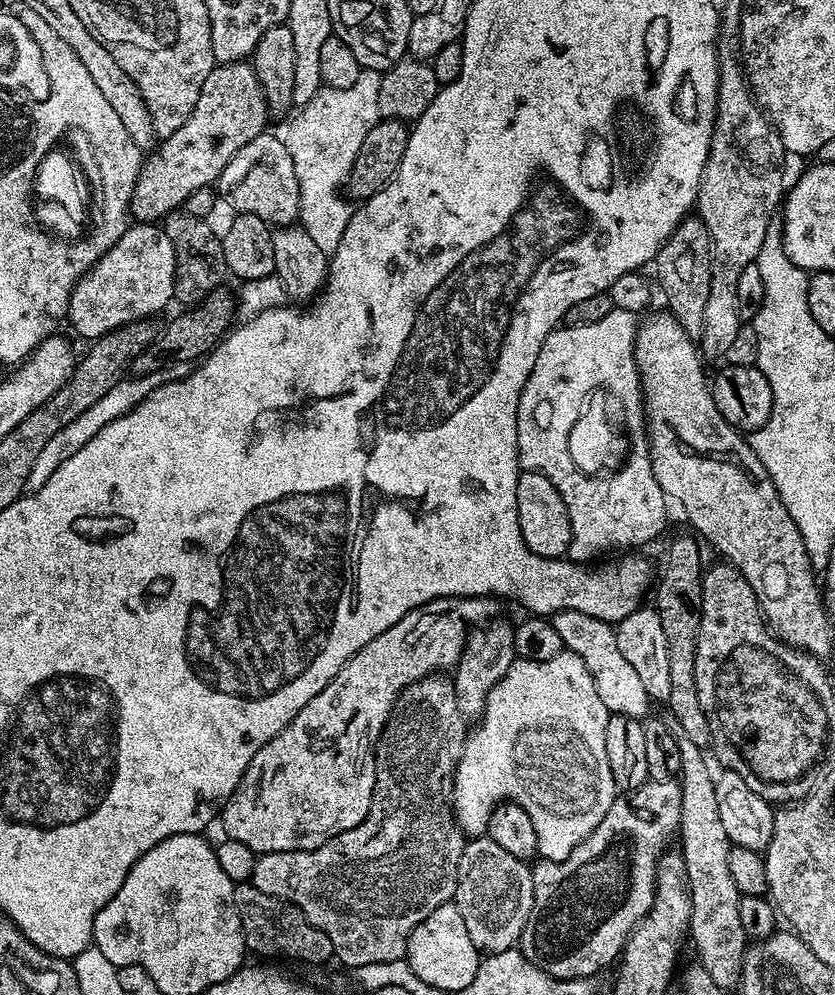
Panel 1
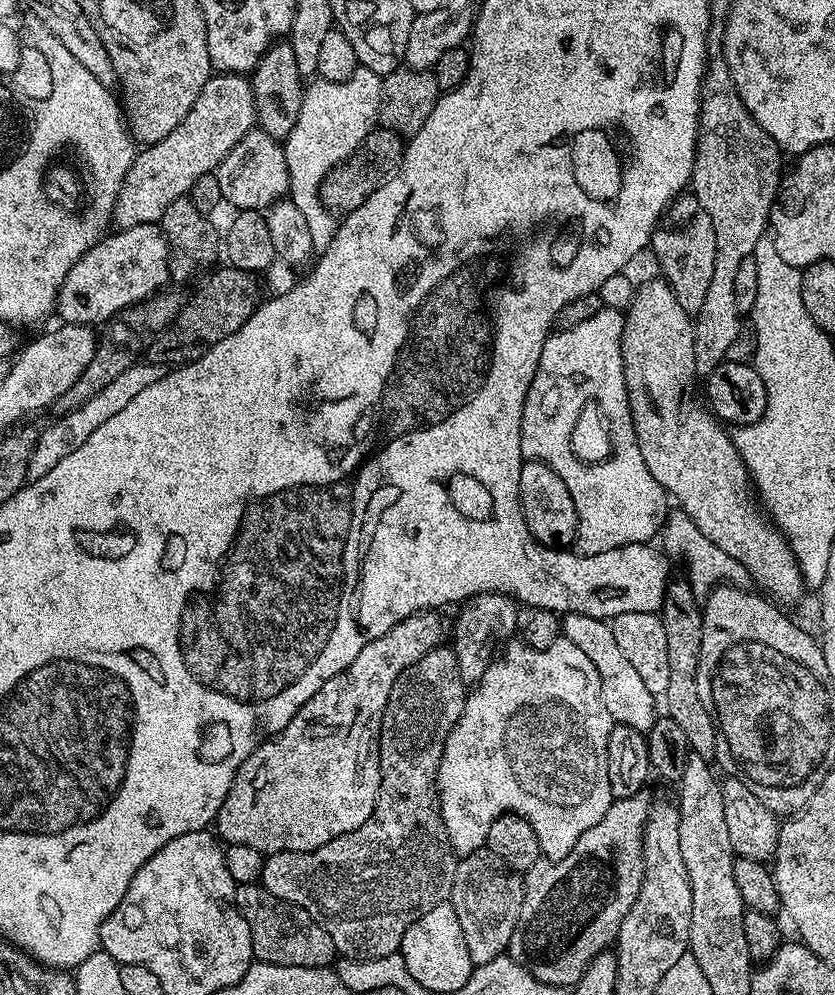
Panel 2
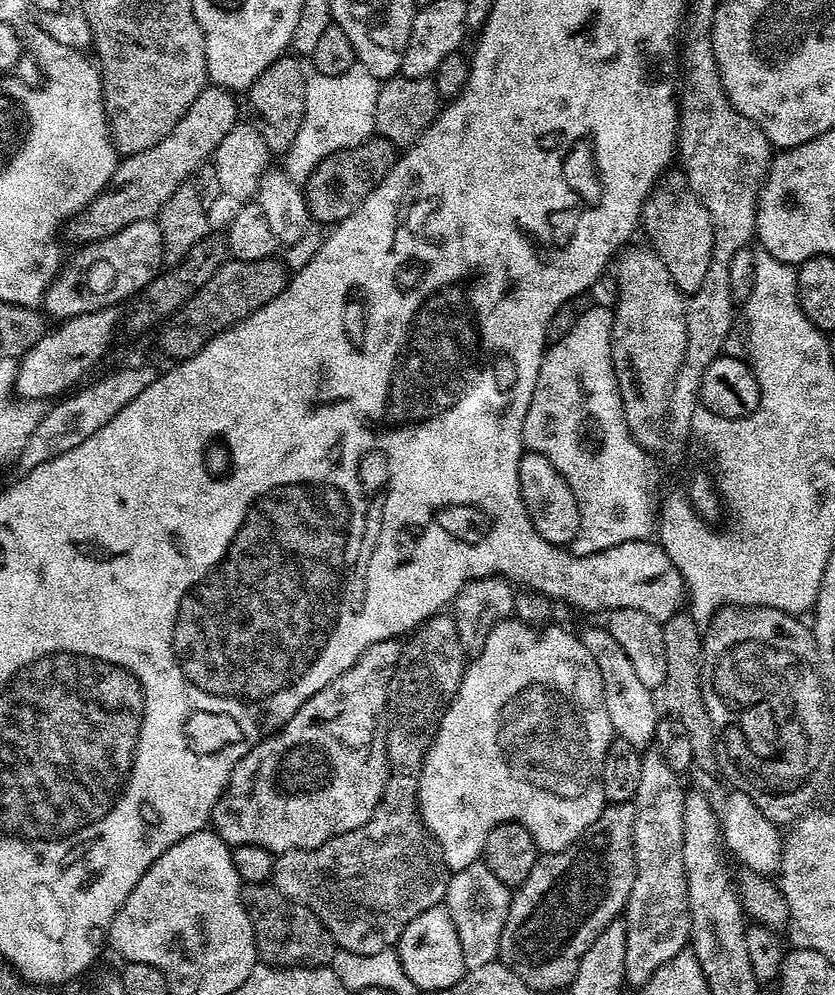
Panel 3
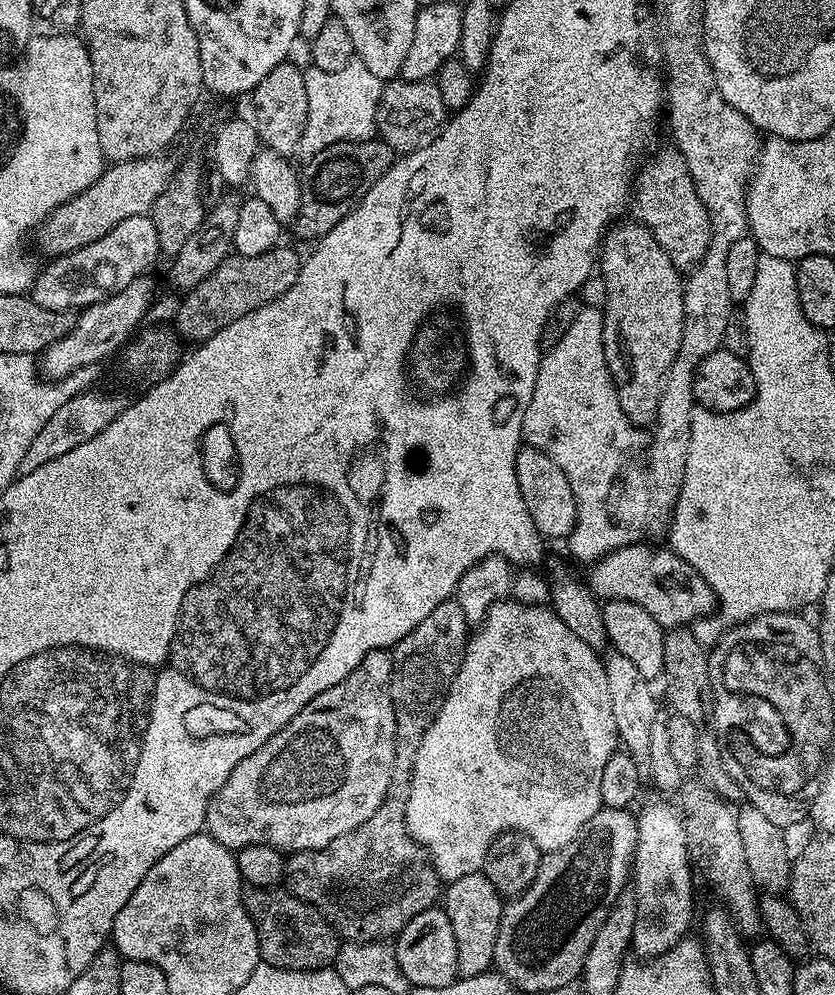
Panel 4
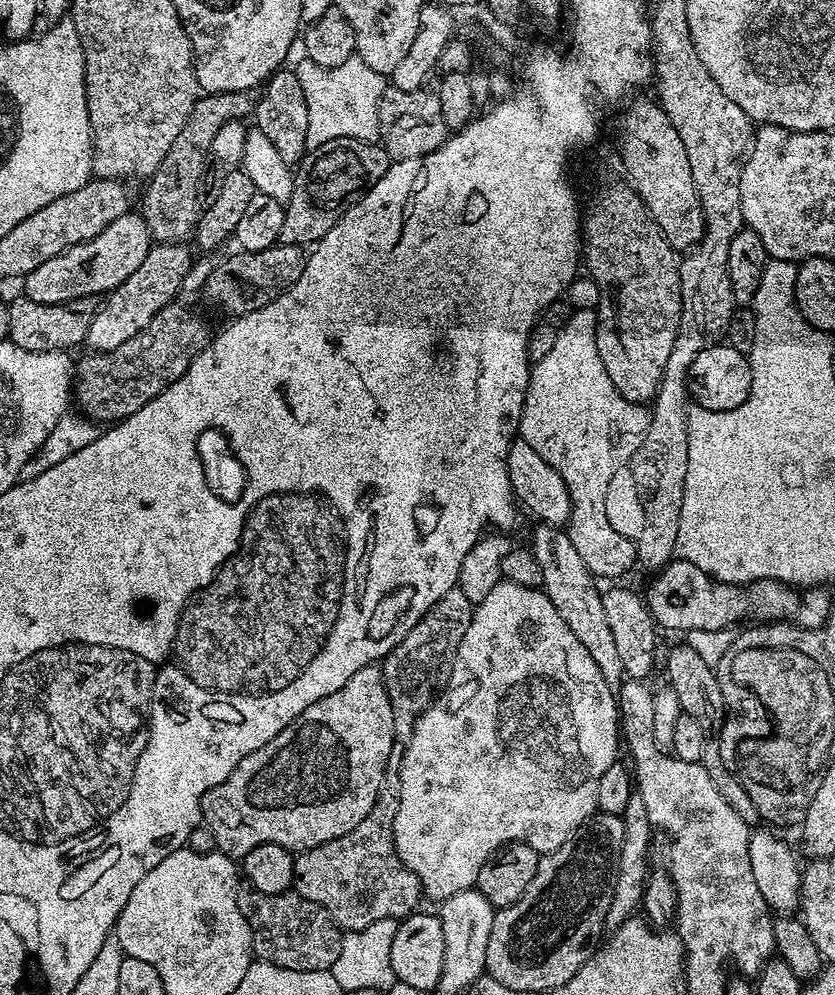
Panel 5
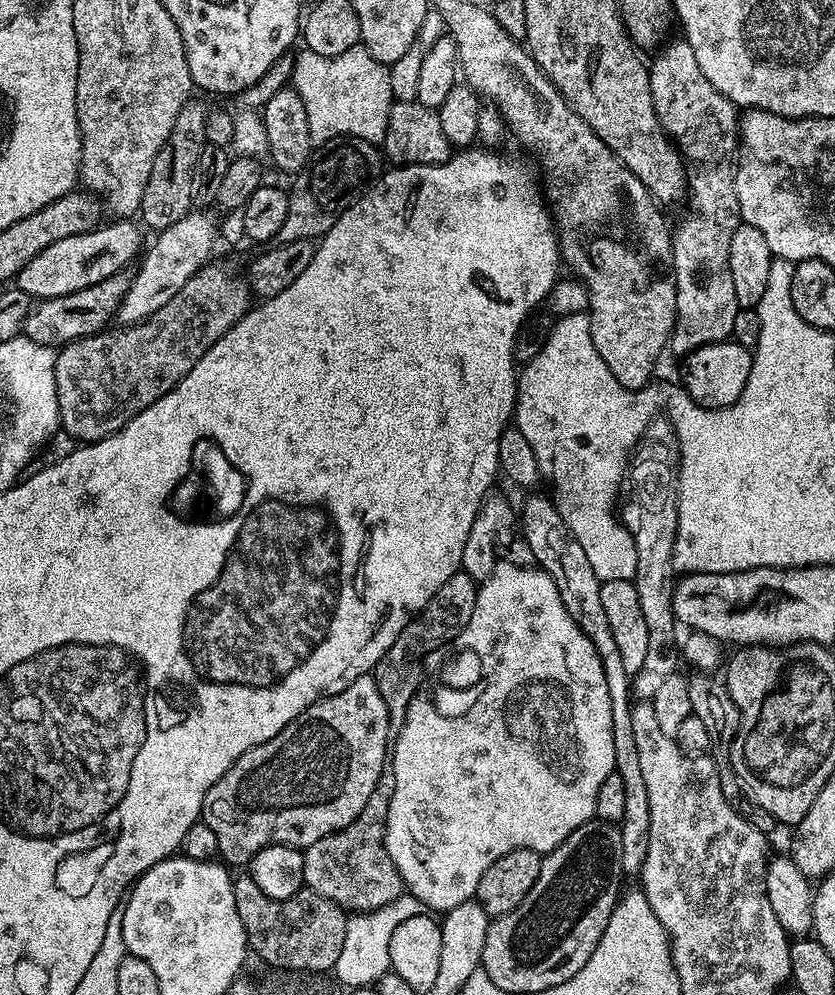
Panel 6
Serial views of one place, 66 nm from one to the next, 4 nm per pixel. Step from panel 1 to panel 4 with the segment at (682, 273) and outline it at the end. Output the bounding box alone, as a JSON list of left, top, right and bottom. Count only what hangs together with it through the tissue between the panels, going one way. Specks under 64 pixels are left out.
[634,146,712,270]

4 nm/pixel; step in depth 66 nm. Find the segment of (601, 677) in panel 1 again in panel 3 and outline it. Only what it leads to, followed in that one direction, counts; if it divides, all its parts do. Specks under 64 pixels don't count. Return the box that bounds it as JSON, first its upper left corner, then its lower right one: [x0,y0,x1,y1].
[579,627,660,750]

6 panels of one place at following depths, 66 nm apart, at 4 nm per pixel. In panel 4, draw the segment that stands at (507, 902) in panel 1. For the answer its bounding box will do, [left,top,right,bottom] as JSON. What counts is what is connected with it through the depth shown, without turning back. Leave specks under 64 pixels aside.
[442,871,504,976]

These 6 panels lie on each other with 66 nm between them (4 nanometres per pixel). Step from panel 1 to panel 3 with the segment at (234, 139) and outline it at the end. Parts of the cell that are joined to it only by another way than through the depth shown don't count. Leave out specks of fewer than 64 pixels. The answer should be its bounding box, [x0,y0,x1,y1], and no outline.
[66,86,238,245]

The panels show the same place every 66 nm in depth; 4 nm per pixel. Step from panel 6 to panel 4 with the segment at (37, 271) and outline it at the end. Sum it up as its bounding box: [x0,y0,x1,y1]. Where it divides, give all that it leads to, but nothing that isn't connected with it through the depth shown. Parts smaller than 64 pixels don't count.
[30,214,160,310]

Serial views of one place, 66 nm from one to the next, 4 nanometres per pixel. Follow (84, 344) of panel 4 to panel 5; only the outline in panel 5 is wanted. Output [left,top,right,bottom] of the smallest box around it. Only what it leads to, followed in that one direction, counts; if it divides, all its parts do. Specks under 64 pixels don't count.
[86,242,192,352]

